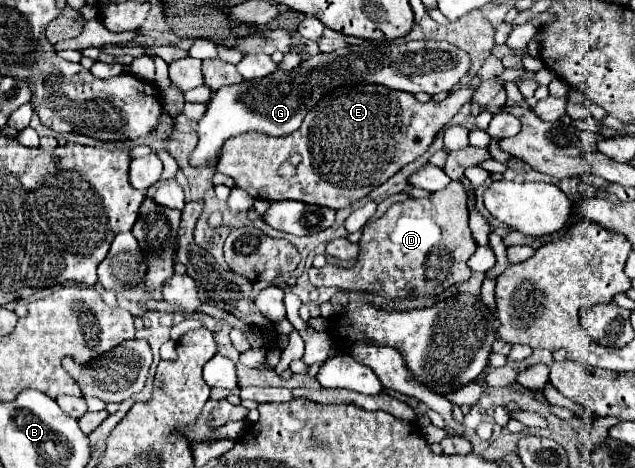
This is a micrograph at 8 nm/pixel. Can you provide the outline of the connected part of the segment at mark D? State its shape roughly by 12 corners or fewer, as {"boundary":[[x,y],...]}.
{"boundary":[[465,188],[395,202],[361,230],[353,268],[309,282],[387,298],[471,276]]}

